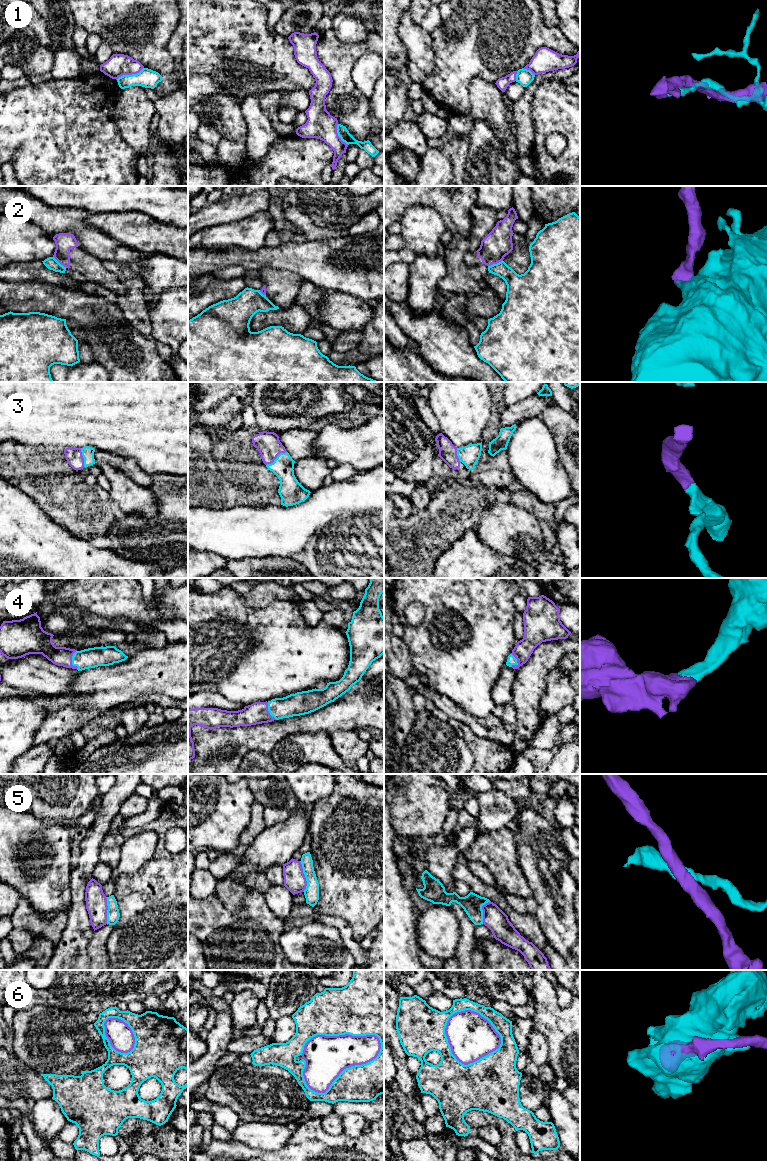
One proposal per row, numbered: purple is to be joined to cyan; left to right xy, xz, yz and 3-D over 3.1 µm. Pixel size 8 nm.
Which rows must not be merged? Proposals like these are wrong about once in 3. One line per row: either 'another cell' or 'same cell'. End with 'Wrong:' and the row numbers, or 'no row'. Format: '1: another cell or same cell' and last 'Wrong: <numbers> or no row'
1: another cell
2: another cell
3: same cell
4: same cell
5: another cell
6: another cell
Wrong: 1, 2, 5, 6

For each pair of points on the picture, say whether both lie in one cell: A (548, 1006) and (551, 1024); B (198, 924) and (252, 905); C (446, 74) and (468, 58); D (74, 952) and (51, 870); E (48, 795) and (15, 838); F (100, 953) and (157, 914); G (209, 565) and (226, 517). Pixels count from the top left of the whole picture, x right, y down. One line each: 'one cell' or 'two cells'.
A: one cell
B: one cell
C: one cell
D: two cells
E: two cells
F: two cells
G: two cells

